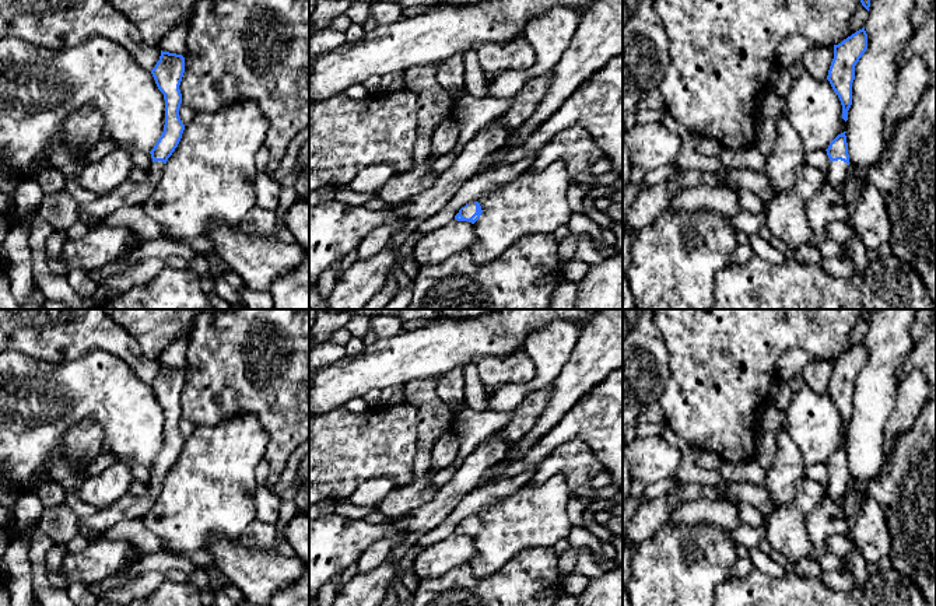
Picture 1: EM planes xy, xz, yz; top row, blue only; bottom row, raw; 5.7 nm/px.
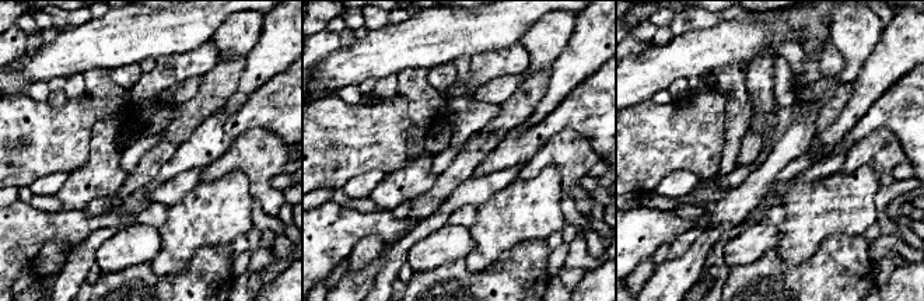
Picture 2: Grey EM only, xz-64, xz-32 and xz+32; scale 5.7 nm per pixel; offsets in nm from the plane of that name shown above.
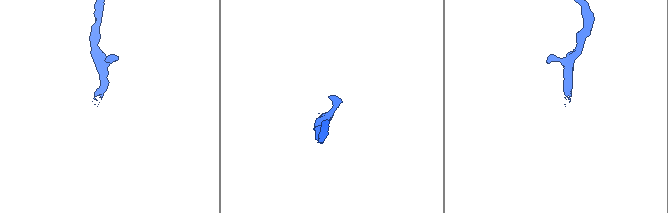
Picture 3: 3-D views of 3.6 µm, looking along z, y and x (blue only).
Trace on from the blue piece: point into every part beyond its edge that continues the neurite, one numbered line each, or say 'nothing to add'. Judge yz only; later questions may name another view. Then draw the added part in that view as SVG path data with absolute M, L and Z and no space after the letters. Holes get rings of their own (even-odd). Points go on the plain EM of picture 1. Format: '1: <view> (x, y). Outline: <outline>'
1: yz (837, 483). Outline: M838 473L838 474L830 474L828 479L828 494L834 498L834 500L839 500L842 497L842 494L846 491L846 486L848 486L848 477Z

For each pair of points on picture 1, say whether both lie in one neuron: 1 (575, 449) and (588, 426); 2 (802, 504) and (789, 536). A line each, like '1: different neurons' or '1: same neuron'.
1: different neurons
2: same neuron

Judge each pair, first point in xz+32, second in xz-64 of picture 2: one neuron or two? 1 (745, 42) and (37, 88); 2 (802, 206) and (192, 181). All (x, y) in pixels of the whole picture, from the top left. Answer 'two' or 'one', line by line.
1: two
2: two

